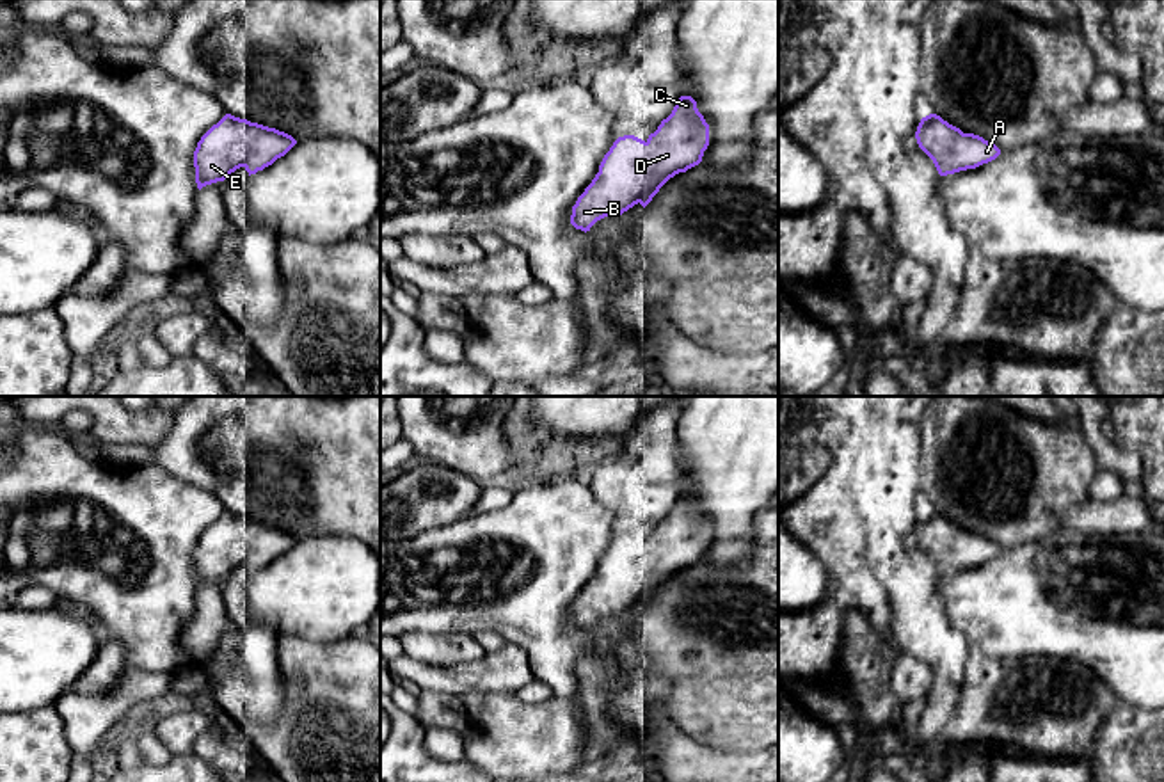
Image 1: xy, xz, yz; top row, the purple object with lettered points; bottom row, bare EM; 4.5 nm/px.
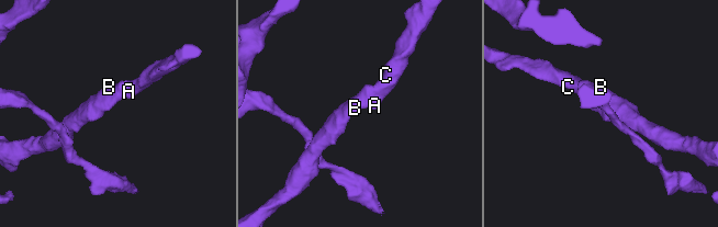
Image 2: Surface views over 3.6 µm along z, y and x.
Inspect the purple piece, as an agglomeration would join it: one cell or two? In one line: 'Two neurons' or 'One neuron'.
One neuron

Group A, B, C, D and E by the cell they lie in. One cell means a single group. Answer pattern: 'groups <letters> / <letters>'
groups A B C D E

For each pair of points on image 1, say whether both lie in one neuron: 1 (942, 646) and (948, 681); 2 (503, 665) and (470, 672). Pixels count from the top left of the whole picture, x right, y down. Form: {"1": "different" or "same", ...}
{"1": "same", "2": "same"}

